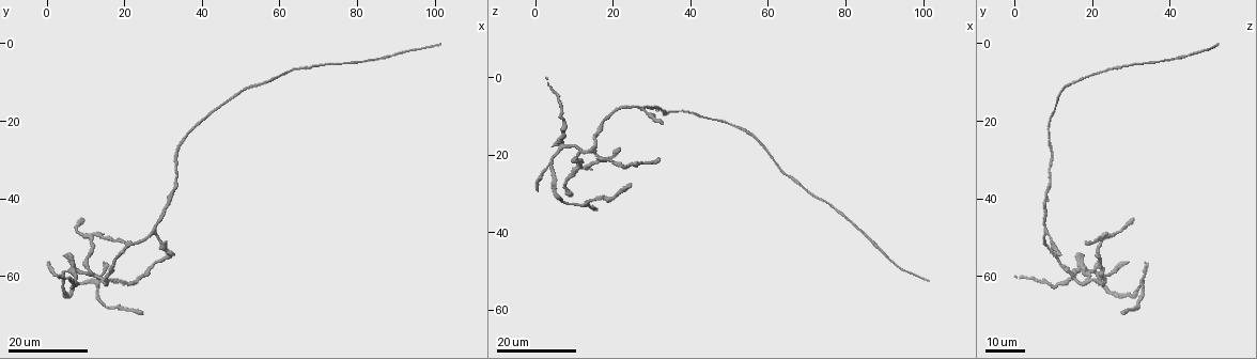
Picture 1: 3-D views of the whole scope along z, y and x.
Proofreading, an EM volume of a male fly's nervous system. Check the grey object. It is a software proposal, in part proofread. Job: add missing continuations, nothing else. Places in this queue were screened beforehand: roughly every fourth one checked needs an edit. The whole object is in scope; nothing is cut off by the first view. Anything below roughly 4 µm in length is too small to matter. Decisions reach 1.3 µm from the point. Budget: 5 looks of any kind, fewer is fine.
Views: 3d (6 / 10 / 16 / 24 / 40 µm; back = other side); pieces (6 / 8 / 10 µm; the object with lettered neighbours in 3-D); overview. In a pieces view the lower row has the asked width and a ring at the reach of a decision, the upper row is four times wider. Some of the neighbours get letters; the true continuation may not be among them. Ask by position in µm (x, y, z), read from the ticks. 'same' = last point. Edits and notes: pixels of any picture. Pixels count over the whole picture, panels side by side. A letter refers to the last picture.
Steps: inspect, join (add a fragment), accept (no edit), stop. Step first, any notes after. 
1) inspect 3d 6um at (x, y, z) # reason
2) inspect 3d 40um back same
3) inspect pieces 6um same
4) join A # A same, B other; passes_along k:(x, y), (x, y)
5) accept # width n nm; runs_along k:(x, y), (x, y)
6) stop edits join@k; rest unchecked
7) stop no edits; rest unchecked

inspect 3d 24um at (3.5, 59.5, 0.5) # thin end

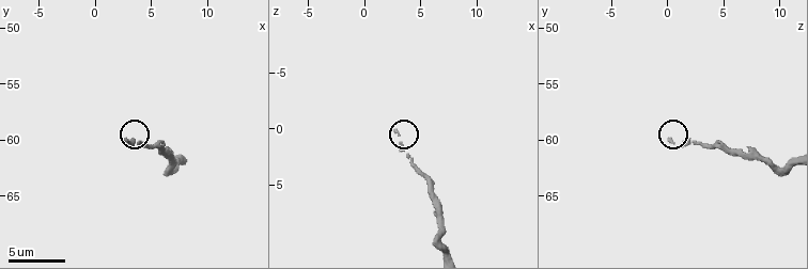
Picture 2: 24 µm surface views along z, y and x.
inspect pieces 6um at (2.8, 60.0, 0.0)

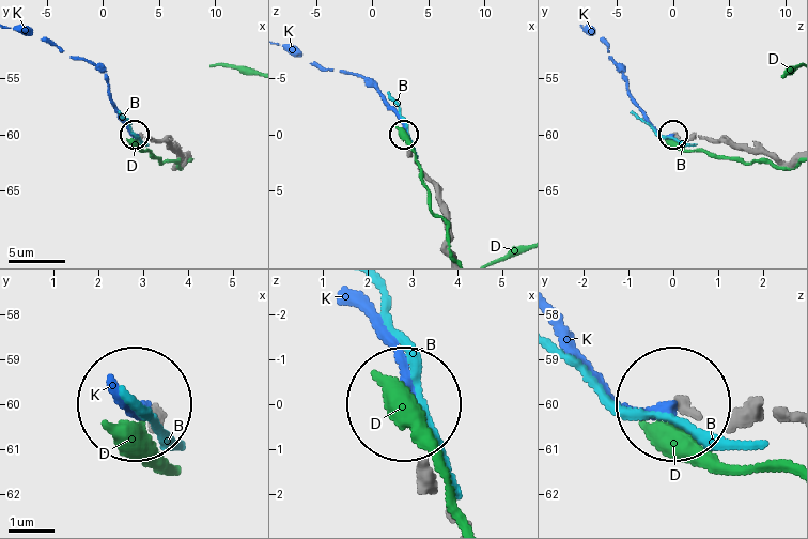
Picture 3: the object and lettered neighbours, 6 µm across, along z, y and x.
accept # width 180 nm; B other, D other, K other; no lettered fragment goes on from it

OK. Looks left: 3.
inspect 3d 24um at (5.5, 54.5, 17.0) # an open end

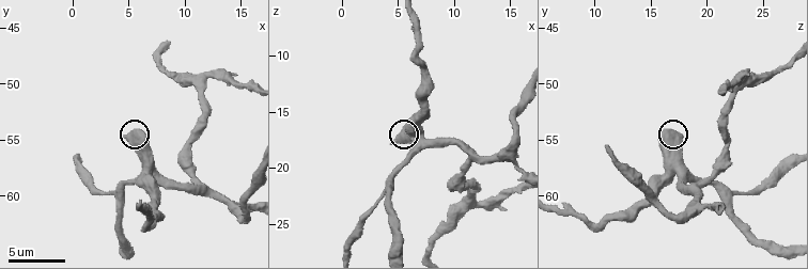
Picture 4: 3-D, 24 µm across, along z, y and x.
inspect 3d 6um at (5.6, 54.0, 16.4)

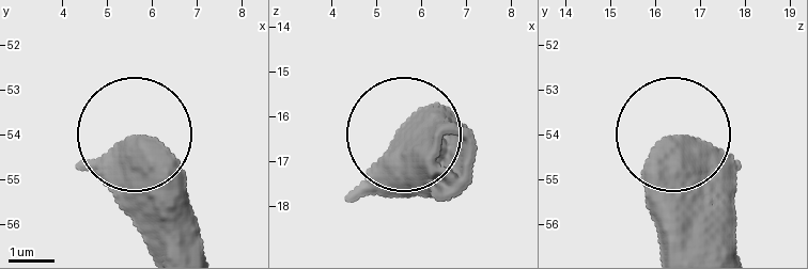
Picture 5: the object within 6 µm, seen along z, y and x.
inspect pieces 8um same

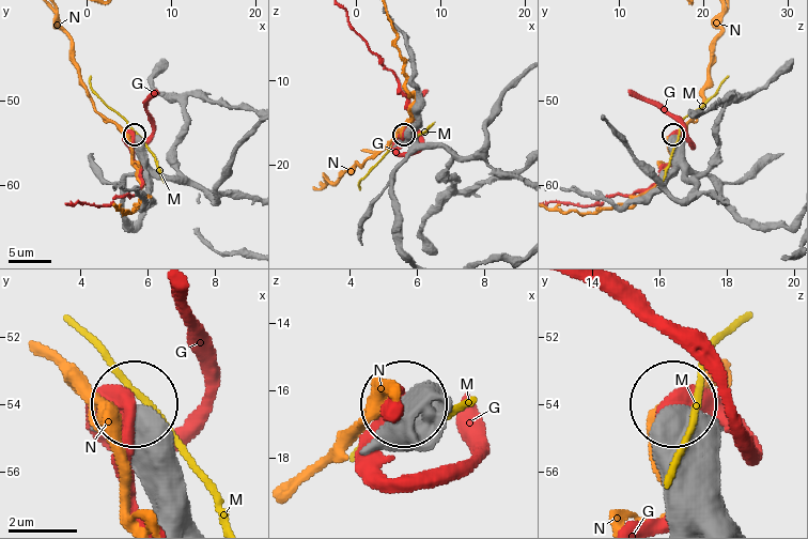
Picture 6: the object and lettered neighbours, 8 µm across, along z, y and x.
accept # width 670 nm; G other, M other, N other; no lettered fragment goes on from it

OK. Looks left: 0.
stop no edits; rest unchecked

